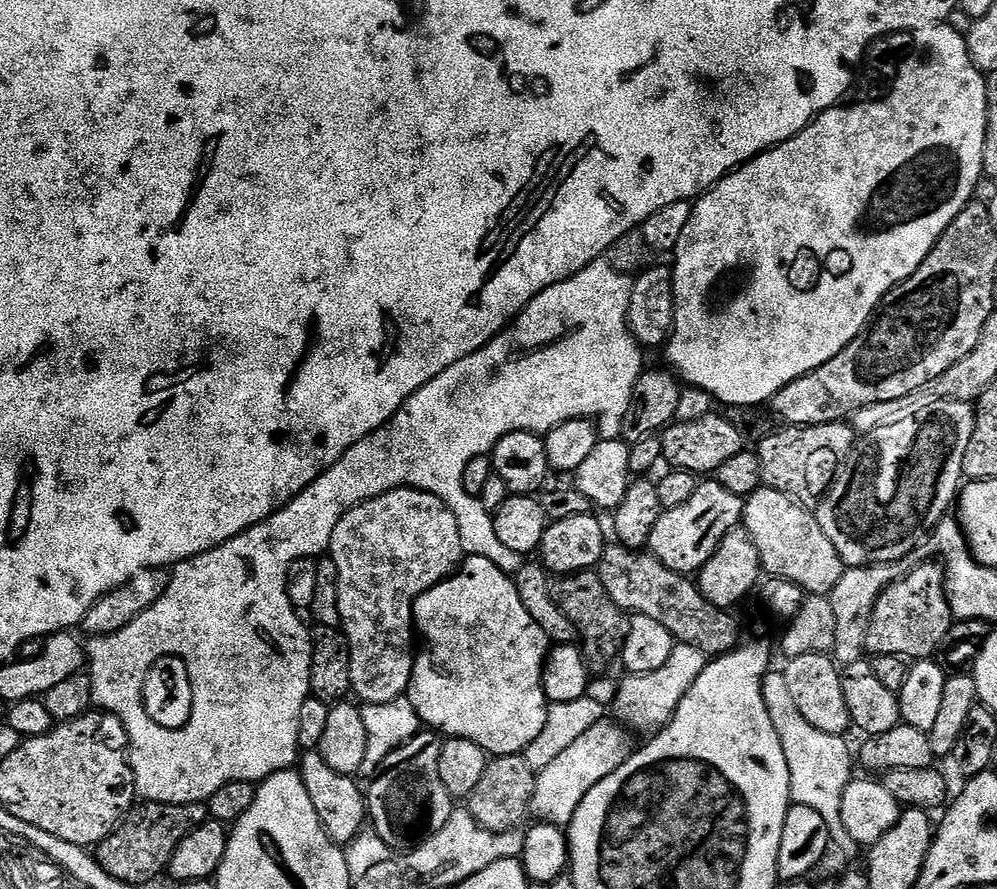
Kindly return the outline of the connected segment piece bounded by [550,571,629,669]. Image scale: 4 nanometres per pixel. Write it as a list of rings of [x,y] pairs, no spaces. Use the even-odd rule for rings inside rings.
[[[595,571],[575,572],[573,576],[562,576],[551,581],[552,597],[561,610],[574,622],[579,647],[584,659],[593,669],[604,668],[624,650],[624,639],[628,633],[629,617],[608,597]]]

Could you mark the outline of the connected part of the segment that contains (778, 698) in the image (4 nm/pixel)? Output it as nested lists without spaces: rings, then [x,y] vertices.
[[[769,670],[766,673],[762,682],[762,694],[766,710],[770,714],[770,722],[774,722],[774,730],[780,732],[782,754],[786,754],[786,766],[790,766],[792,804],[810,806],[810,810],[818,810],[832,834],[832,844],[840,847],[846,855],[854,855],[858,852],[858,846],[842,826],[842,794],[854,778],[854,752],[848,749],[847,739],[844,736],[826,734],[818,730],[818,726],[810,726],[810,722],[802,718],[798,706],[794,706],[794,698],[790,698],[790,686],[783,671]]]

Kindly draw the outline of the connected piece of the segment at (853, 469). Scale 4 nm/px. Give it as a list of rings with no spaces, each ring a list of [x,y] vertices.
[[[947,398],[937,399],[929,403],[921,412],[914,414],[914,418],[906,418],[906,422],[897,422],[895,426],[882,426],[878,430],[867,433],[853,448],[851,456],[840,465],[840,470],[836,474],[836,481],[825,494],[824,499],[819,501],[815,509],[816,521],[822,526],[822,531],[826,533],[826,538],[834,542],[834,550],[844,559],[845,565],[849,568],[865,568],[871,564],[889,564],[895,560],[901,560],[903,556],[910,555],[919,544],[924,543],[934,529],[939,526],[940,521],[949,515],[948,508],[957,503],[958,493],[964,480],[962,470],[962,458],[966,458],[966,446],[970,446],[970,438],[974,434],[976,425],[976,409],[967,400],[949,400]]]

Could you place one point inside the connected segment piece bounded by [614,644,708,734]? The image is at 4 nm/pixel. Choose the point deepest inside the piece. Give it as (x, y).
(646, 703)

